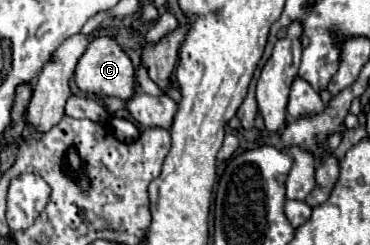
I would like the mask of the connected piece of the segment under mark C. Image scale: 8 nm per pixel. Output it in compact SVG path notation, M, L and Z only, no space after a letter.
M110 37L92 39L86 53L78 61L74 81L76 81L78 89L82 89L88 95L96 95L98 99L102 99L102 97L118 97L122 101L130 101L140 89L140 85L136 81L136 67L132 65L132 59Z

